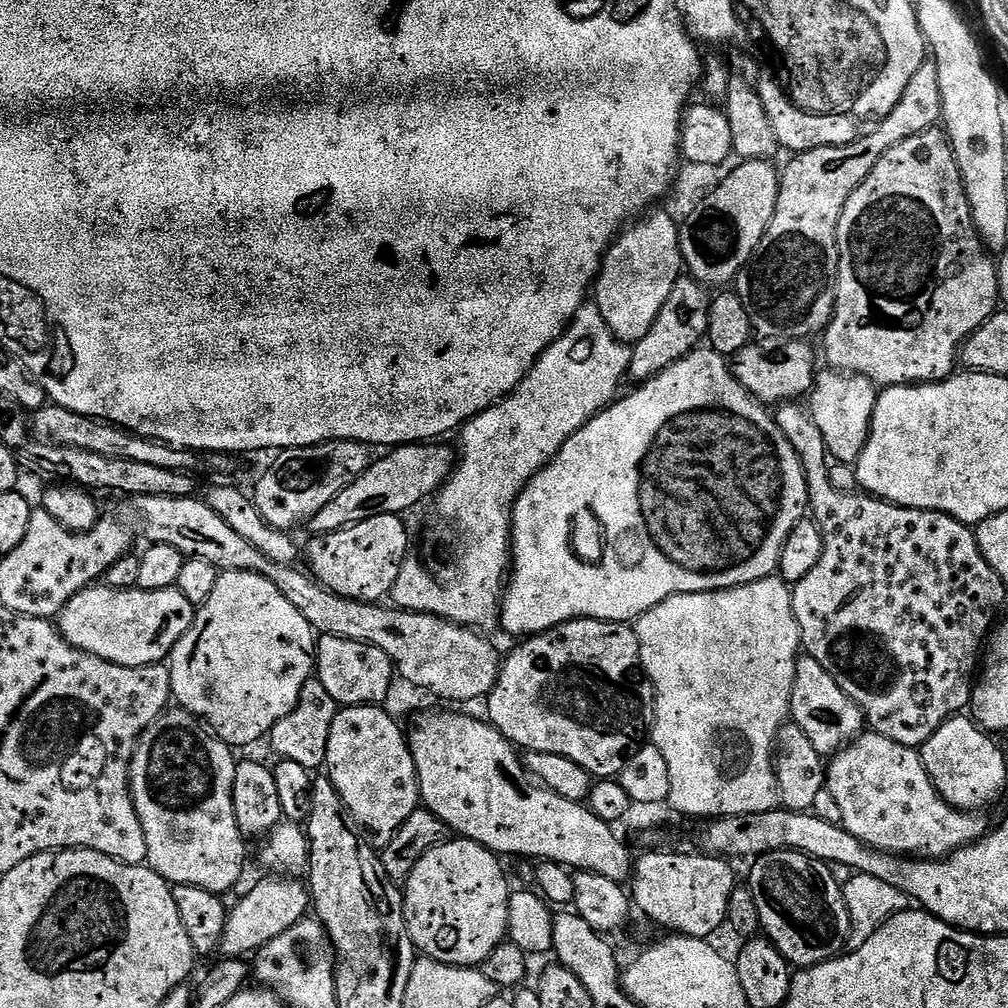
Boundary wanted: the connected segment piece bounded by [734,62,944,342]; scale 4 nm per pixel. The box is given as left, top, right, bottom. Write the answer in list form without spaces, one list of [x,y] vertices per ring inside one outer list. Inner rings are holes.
[[[926,62],[918,66],[917,72],[910,77],[898,106],[894,106],[894,110],[890,110],[890,114],[875,125],[874,130],[861,136],[853,144],[835,144],[829,148],[815,148],[793,155],[792,161],[782,168],[778,206],[774,210],[772,225],[758,246],[755,259],[738,273],[734,281],[734,291],[738,298],[742,298],[746,314],[750,314],[752,331],[761,341],[808,340],[813,338],[812,336],[819,337],[828,327],[836,312],[840,261],[838,226],[850,194],[854,194],[854,190],[858,190],[862,182],[866,182],[874,166],[878,166],[878,162],[888,151],[906,138],[933,131],[941,123],[943,114],[942,86],[938,86],[938,70],[935,63]]]

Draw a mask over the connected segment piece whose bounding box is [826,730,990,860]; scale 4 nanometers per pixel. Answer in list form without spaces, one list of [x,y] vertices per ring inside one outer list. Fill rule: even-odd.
[[[871,730],[857,736],[827,761],[826,787],[842,809],[844,829],[866,846],[889,852],[891,856],[938,860],[976,843],[990,831],[990,824],[983,820],[983,815],[959,812],[941,798],[917,749],[902,746]]]

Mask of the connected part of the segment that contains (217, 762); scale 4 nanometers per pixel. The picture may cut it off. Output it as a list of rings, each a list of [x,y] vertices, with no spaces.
[[[179,706],[169,707],[162,713],[146,731],[140,735],[140,741],[136,744],[136,752],[132,755],[132,769],[130,770],[130,782],[132,783],[132,801],[138,810],[138,818],[142,822],[142,830],[146,834],[146,850],[148,851],[147,867],[154,869],[162,879],[175,886],[177,884],[189,884],[198,886],[202,890],[210,890],[217,894],[225,894],[240,880],[244,872],[244,844],[246,838],[240,833],[240,827],[234,814],[234,774],[238,763],[233,749],[222,742],[195,716],[191,716],[186,709]]]

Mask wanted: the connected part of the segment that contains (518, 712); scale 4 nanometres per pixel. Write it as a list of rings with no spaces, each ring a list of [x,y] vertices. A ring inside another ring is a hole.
[[[571,620],[560,624],[557,628],[552,628],[549,632],[542,632],[539,636],[521,639],[517,644],[520,645],[509,656],[503,657],[498,682],[486,698],[488,723],[493,724],[510,743],[525,753],[558,754],[558,758],[570,758],[570,762],[578,762],[578,766],[582,766],[582,770],[586,770],[594,778],[619,777],[626,762],[630,762],[630,758],[634,758],[634,754],[643,748],[649,739],[652,718],[656,714],[656,691],[652,689],[652,683],[648,681],[648,677],[644,675],[644,669],[640,666],[640,651],[635,627],[628,622],[610,620]]]

